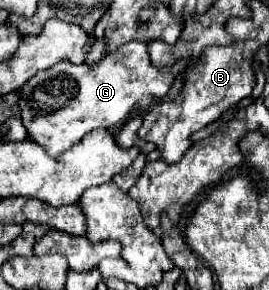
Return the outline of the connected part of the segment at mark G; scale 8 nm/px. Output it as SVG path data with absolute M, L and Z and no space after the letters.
M126 42L116 54L106 54L96 64L58 62L32 76L20 90L22 122L28 136L42 144L50 156L60 156L78 144L94 128L112 128L130 118L136 108L148 108L168 94L176 74L186 68L186 60L156 68L148 56L146 42Z

